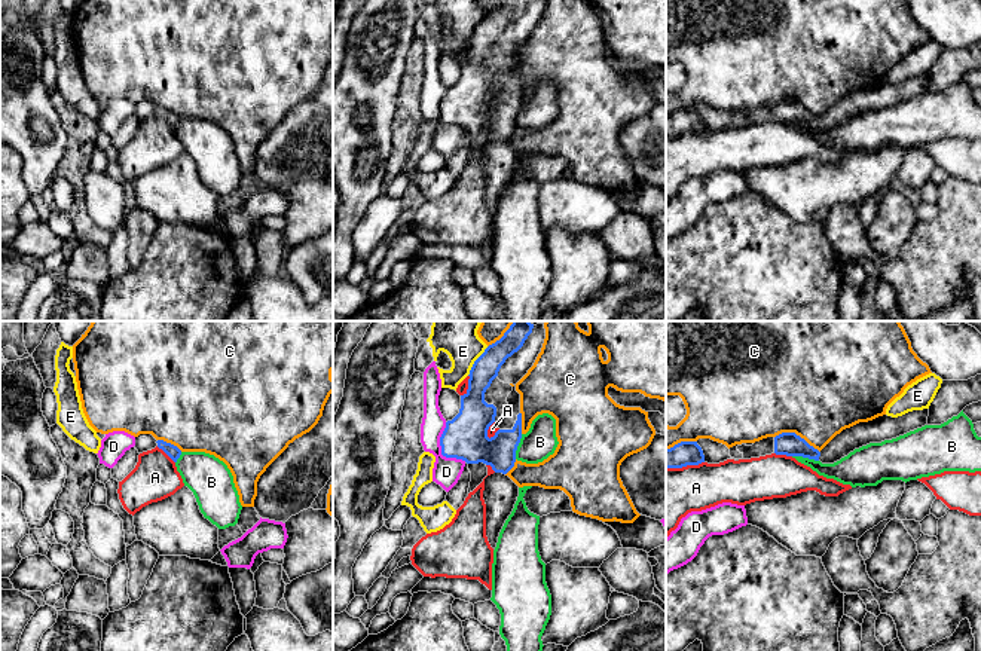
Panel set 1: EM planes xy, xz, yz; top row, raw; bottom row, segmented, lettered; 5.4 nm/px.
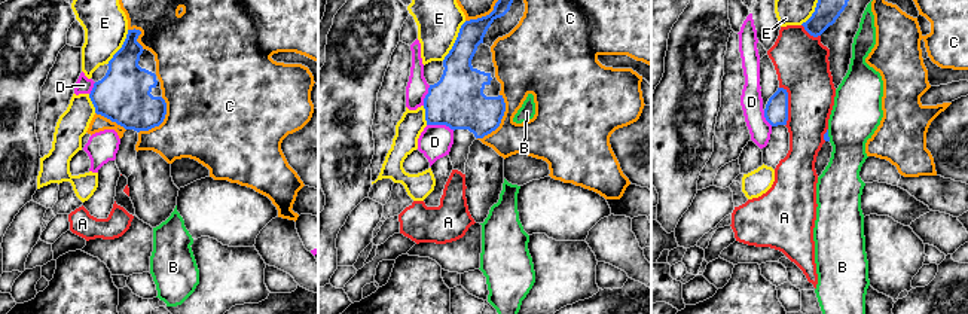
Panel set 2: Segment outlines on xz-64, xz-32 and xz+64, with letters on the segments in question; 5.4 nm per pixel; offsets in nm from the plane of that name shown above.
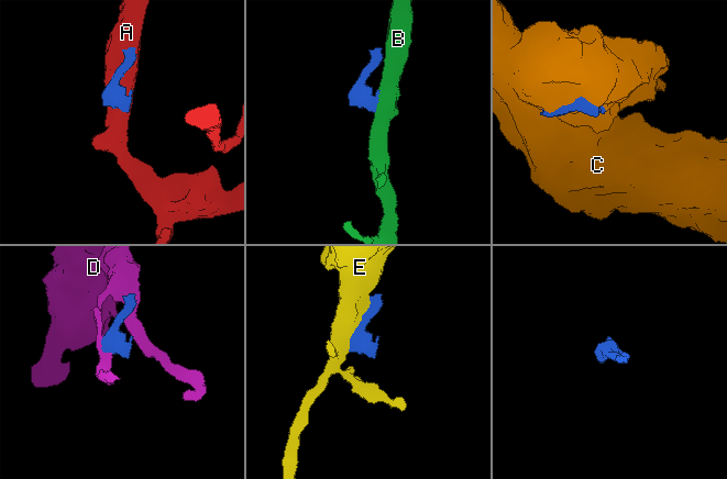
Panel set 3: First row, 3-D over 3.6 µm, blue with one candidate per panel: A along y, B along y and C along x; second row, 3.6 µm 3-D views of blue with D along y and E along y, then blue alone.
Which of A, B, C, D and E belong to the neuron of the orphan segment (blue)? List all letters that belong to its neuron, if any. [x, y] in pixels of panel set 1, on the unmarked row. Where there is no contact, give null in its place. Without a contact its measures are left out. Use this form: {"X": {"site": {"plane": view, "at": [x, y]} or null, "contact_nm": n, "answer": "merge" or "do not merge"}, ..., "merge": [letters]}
{"A": {"site": {"plane": "xz", "at": [468, 52]}, "contact_nm": 130, "answer": "do not merge"}, "B": {"site": {"plane": "yz", "at": [806, 124]}, "contact_nm": 150, "answer": "do not merge"}, "C": {"site": {"plane": "yz", "at": [795, 101]}, "contact_nm": 260, "answer": "do not merge"}, "D": {"site": {"plane": "xz", "at": [442, 118]}, "contact_nm": 240, "answer": "do not merge"}, "E": {"site": {"plane": "xz", "at": [474, 28]}, "contact_nm": 200, "answer": "do not merge"}, "merge": []}

